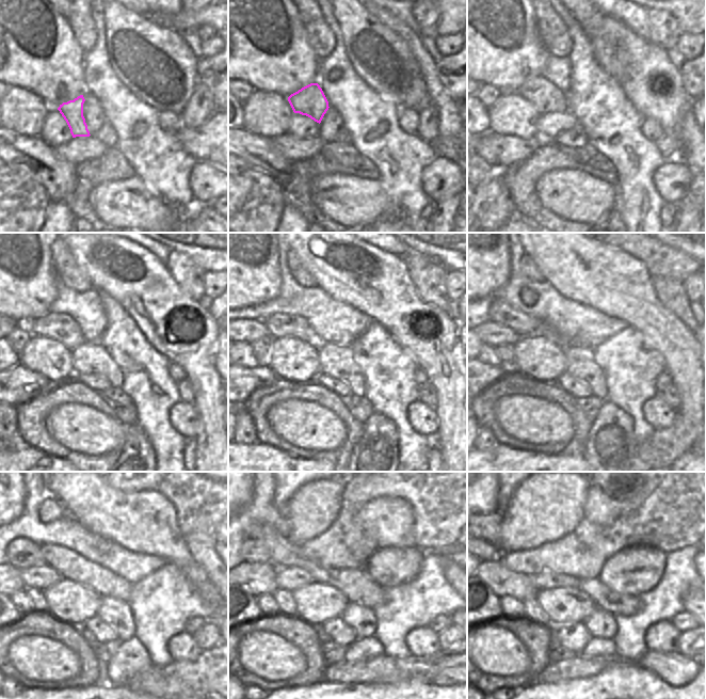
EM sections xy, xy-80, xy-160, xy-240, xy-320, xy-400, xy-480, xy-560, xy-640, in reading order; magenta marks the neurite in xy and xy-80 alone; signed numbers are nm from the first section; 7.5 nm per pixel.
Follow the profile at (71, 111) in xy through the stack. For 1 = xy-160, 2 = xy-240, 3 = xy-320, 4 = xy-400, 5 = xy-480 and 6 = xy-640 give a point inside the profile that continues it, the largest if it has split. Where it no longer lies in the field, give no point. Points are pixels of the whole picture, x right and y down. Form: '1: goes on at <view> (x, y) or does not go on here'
1: goes on at xy-160 (545, 96)
2: goes on at xy-240 (59, 327)
3: goes on at xy-320 (277, 324)
4: goes on at xy-400 (499, 313)
5: goes on at xy-480 (21, 553)
6: goes on at xy-640 (488, 553)

